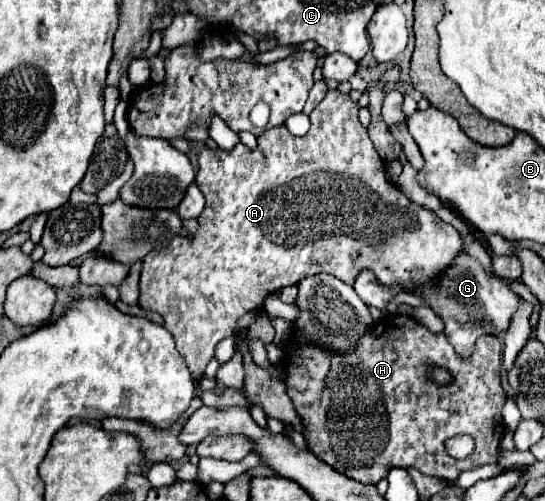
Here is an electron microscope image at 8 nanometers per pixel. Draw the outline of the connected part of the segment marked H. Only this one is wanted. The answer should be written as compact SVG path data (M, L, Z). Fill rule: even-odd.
M392 313L378 319L368 333L360 335L356 349L350 349L348 353L330 353L328 349L304 339L304 335L292 337L284 345L282 365L288 371L286 391L294 401L294 409L304 425L308 451L350 479L376 485L394 467L414 467L424 475L454 483L462 471L498 461L496 449L504 435L502 405L506 395L500 385L502 343L494 335L480 337L472 355L462 359L448 343L444 333L432 333L412 317ZM428 363L448 369L454 381L448 387L434 385L426 375ZM462 433L476 439L476 449L466 459L454 459L446 453L444 441Z

